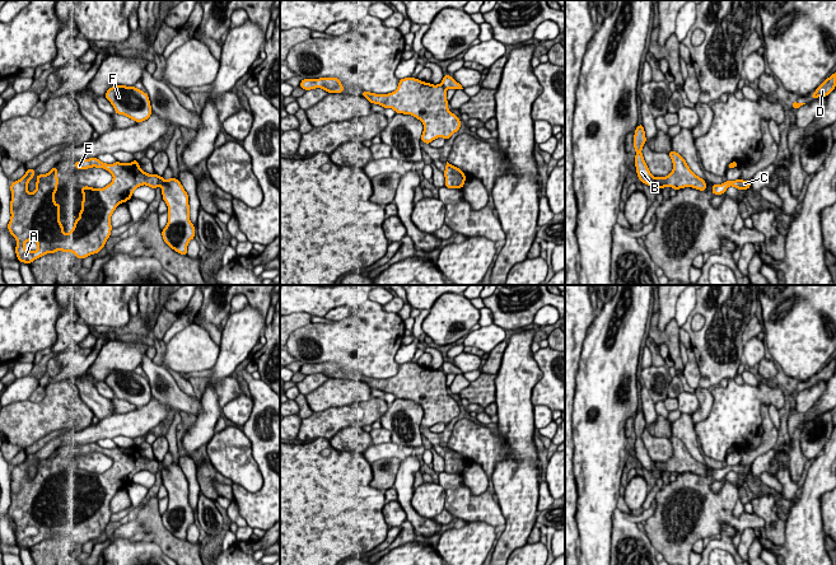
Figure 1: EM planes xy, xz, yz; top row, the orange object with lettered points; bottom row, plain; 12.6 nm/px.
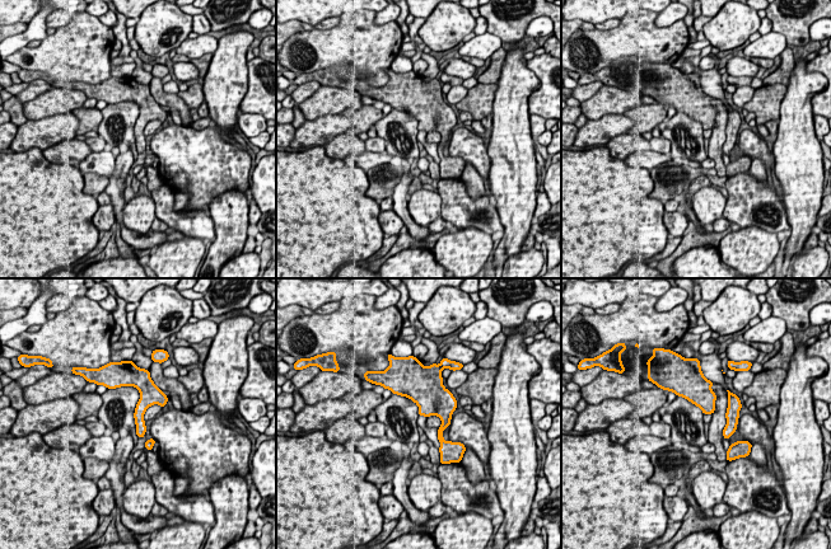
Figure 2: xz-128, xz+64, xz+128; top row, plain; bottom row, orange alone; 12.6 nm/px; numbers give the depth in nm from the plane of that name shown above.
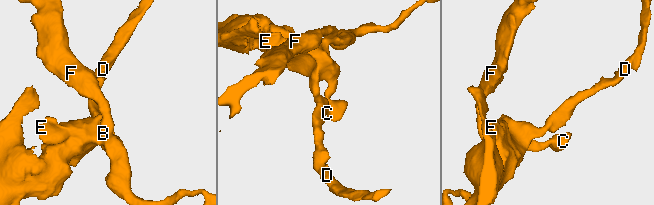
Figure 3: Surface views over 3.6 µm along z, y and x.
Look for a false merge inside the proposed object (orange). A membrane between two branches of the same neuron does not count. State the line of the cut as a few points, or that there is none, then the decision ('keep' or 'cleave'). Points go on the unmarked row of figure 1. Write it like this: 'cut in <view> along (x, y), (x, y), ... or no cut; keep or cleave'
cut in xy along (158, 462), (159, 470); cleave

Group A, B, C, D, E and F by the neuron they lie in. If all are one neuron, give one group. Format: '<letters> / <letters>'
A C D E / B F

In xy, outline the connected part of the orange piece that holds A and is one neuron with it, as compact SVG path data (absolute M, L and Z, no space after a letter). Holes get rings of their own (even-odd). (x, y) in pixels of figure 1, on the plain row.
M98 443L83 444L81 447L75 447L76 454L88 454L88 453L103 453L108 456L113 464L109 470L103 473L93 473L84 471L80 478L84 480L81 485L81 495L79 498L79 504L75 503L74 513L70 518L64 518L64 510L60 508L60 489L55 487L55 478L57 476L59 463L57 453L53 452L46 459L37 461L37 472L29 478L28 467L34 461L34 453L27 454L25 459L11 468L11 490L10 490L10 506L8 514L10 519L17 526L15 538L17 543L20 547L31 548L34 545L47 540L55 538L56 536L73 537L76 543L85 543L90 540L98 538L104 531L107 524L111 520L111 500L121 487L126 487L132 482L132 477L143 470L157 473L159 471L159 461L149 459L140 454L139 447L134 445L131 448L120 448L113 449L102 448ZM28 526L34 526L38 529L36 536L27 536L24 529Z

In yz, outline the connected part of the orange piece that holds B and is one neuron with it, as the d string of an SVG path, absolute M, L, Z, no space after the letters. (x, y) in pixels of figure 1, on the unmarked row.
M643 408L639 410L635 415L635 420L634 420L634 433L636 436L635 440L635 452L636 452L636 458L639 464L648 470L648 471L654 471L654 462L651 461L648 450L645 449L641 434L643 430L646 428L646 422L645 422L645 416L643 412Z

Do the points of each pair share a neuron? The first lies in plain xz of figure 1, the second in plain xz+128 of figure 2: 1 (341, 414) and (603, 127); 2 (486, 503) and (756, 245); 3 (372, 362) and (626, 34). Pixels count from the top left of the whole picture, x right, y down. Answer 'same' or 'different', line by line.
1: same
2: different
3: same

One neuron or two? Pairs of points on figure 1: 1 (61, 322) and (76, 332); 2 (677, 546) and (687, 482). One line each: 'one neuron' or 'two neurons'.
1: two neurons
2: one neuron

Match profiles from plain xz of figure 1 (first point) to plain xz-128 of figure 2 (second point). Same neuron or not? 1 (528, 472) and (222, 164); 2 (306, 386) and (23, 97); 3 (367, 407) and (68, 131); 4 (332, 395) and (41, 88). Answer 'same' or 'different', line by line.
1: different
2: same
3: different
4: different

